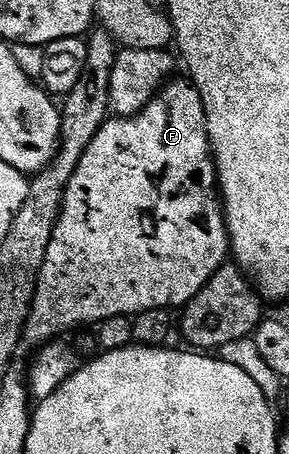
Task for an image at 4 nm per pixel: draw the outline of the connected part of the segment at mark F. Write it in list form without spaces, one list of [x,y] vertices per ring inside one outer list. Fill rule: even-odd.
[[[172,80],[161,89],[156,97],[151,98],[137,114],[128,118],[109,117],[104,127],[90,140],[90,148],[82,156],[76,174],[64,193],[64,207],[60,209],[60,220],[54,228],[50,248],[46,248],[46,260],[42,264],[40,279],[36,285],[36,295],[32,301],[32,310],[28,313],[28,325],[24,327],[24,338],[37,344],[49,343],[59,339],[67,330],[88,328],[93,324],[106,321],[110,316],[135,316],[147,310],[171,311],[172,306],[183,308],[225,265],[230,254],[228,223],[224,221],[222,195],[218,189],[216,164],[212,157],[212,143],[208,141],[208,121],[202,104],[202,96],[191,81]]]

